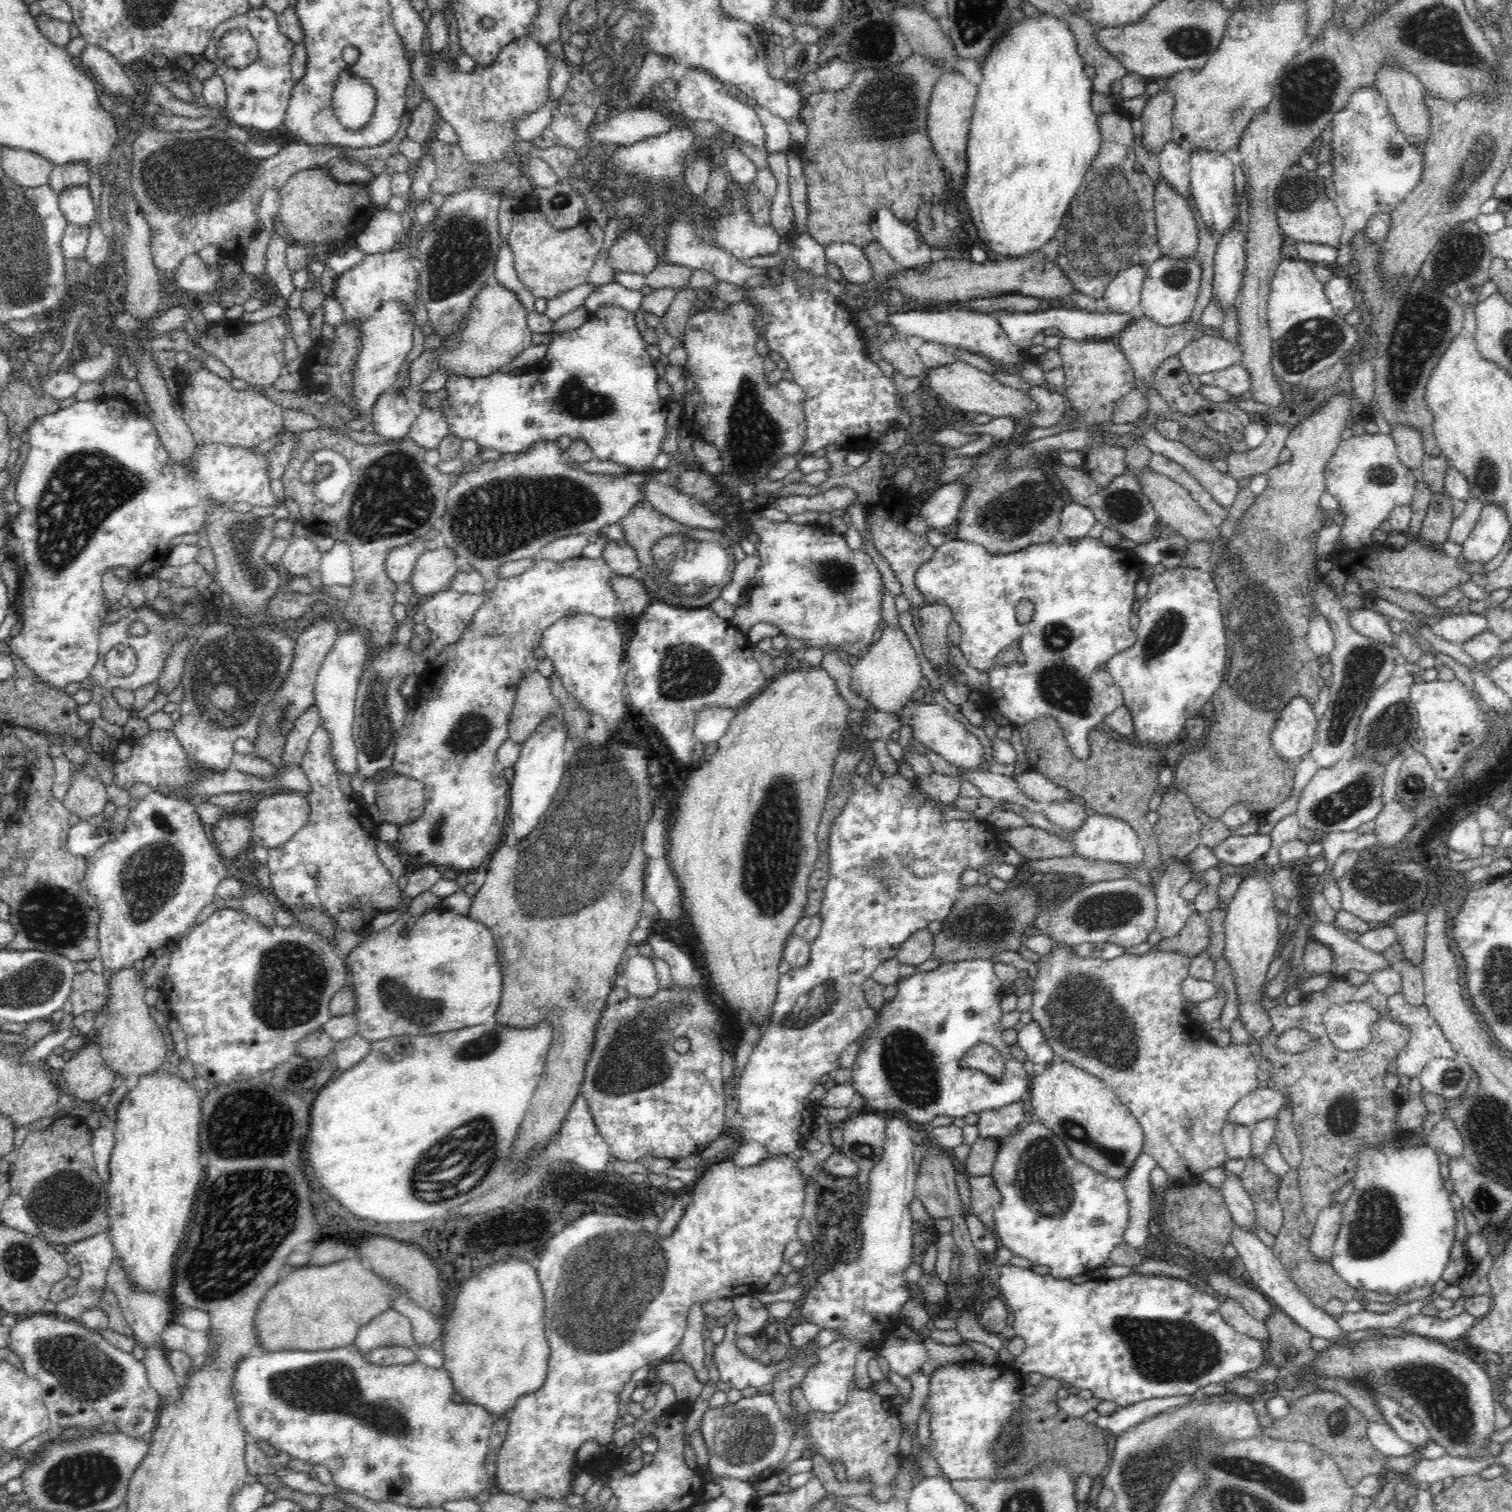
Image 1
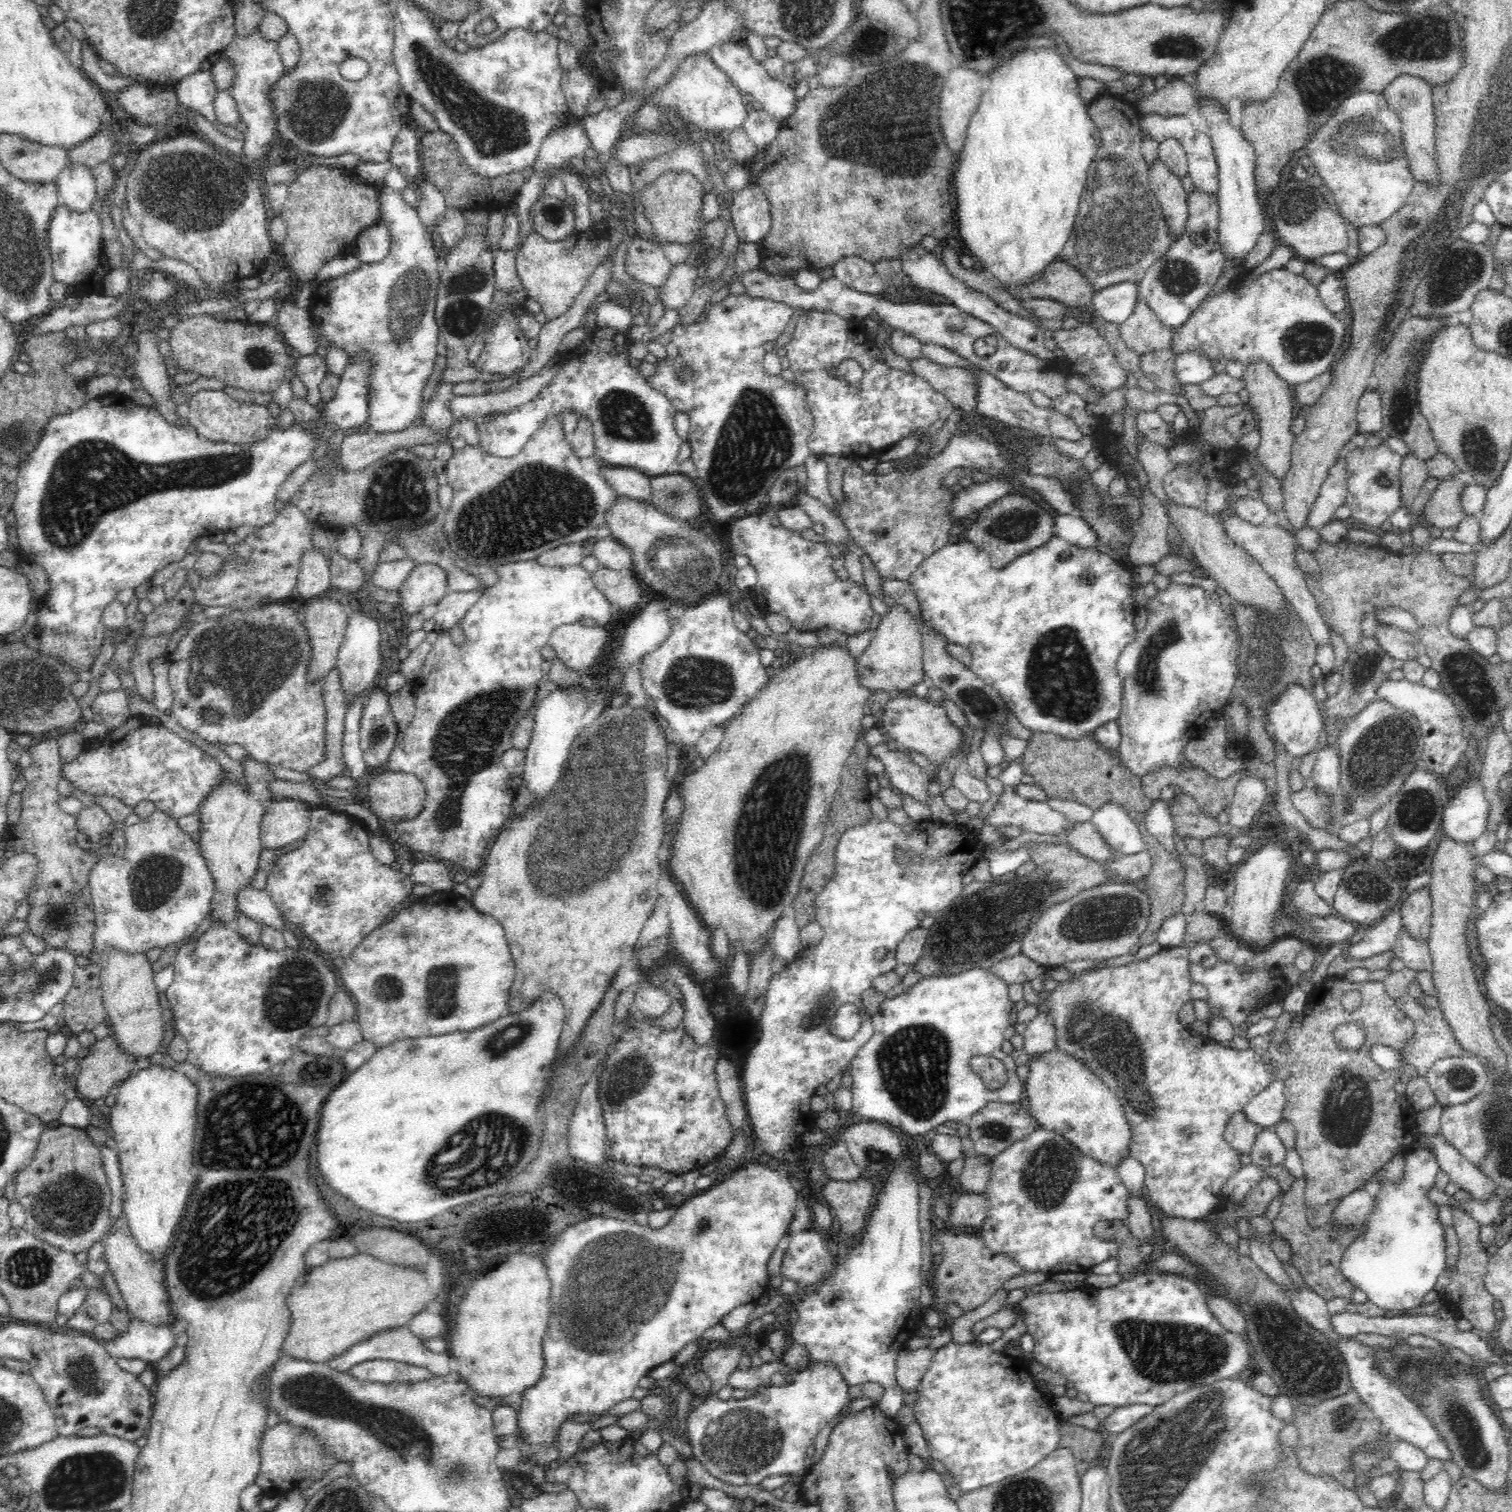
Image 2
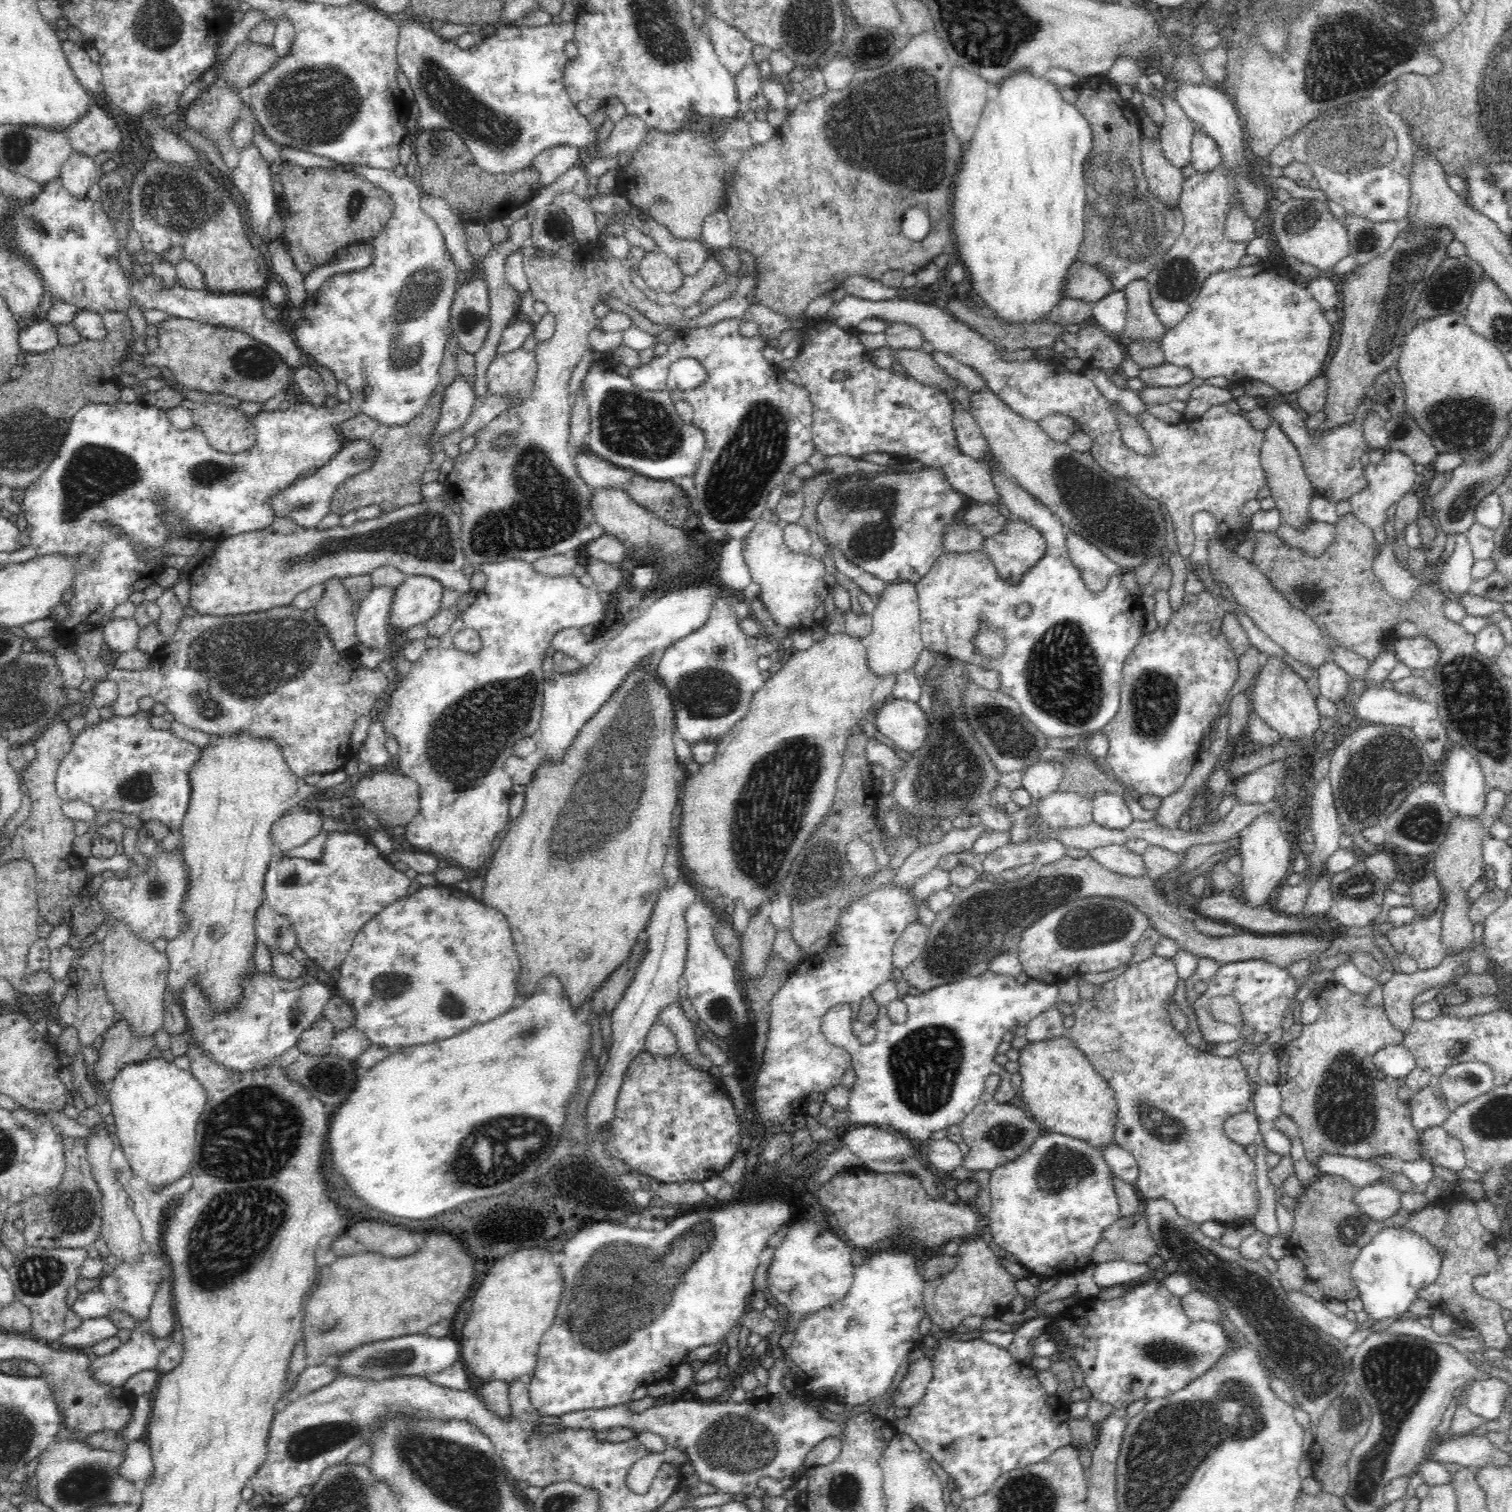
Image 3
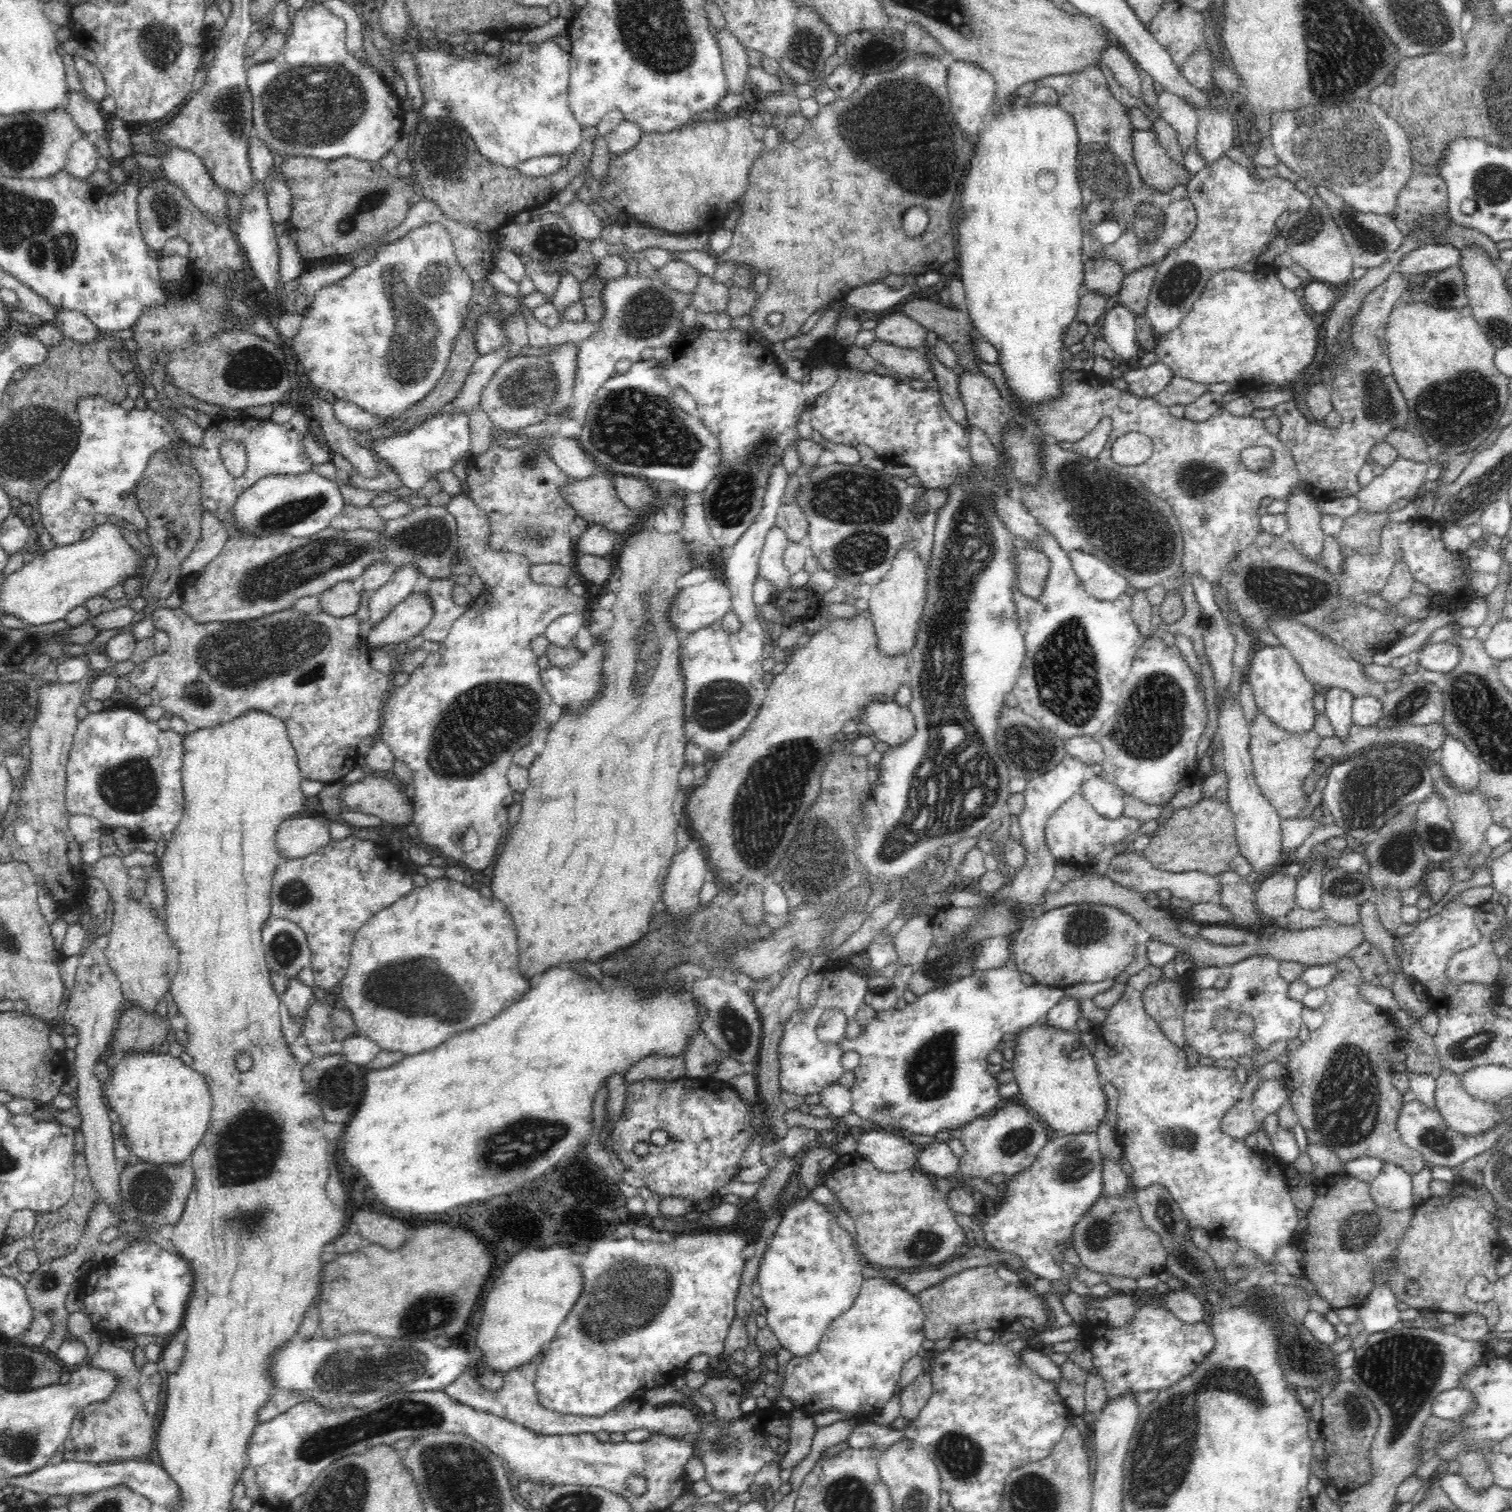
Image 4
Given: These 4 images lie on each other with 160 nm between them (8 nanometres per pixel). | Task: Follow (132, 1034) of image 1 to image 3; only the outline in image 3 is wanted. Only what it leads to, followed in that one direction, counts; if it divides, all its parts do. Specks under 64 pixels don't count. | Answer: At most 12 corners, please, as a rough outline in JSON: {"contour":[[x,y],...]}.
{"contour":[[117,923],[102,944],[107,1000],[135,1038],[164,1022],[166,954]]}

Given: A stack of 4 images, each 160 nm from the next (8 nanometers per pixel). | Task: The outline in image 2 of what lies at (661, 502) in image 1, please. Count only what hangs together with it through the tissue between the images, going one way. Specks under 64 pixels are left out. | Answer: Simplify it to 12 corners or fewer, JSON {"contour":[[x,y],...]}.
{"contour":[[626,467],[600,468],[618,495],[650,504],[650,476]]}

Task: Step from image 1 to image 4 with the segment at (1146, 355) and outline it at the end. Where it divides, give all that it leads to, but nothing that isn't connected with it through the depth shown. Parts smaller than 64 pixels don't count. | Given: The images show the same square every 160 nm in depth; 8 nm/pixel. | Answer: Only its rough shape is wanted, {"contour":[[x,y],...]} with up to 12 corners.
{"contour":[[1157,264],[1125,274],[1112,302],[1146,312]]}

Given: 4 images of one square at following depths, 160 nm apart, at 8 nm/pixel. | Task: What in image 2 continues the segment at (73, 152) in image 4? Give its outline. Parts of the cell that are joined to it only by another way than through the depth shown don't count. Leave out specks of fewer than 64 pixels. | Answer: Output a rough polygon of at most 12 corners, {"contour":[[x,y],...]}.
{"contour":[[71,162],[56,178],[61,204],[77,213],[97,194],[90,167]]}

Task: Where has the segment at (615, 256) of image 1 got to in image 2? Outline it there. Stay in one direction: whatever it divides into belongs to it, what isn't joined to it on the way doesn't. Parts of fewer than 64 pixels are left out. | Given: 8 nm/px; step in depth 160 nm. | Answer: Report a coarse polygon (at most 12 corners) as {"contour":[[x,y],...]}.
{"contour":[[637,235],[623,254],[633,278],[662,286],[673,268],[658,244]]}

